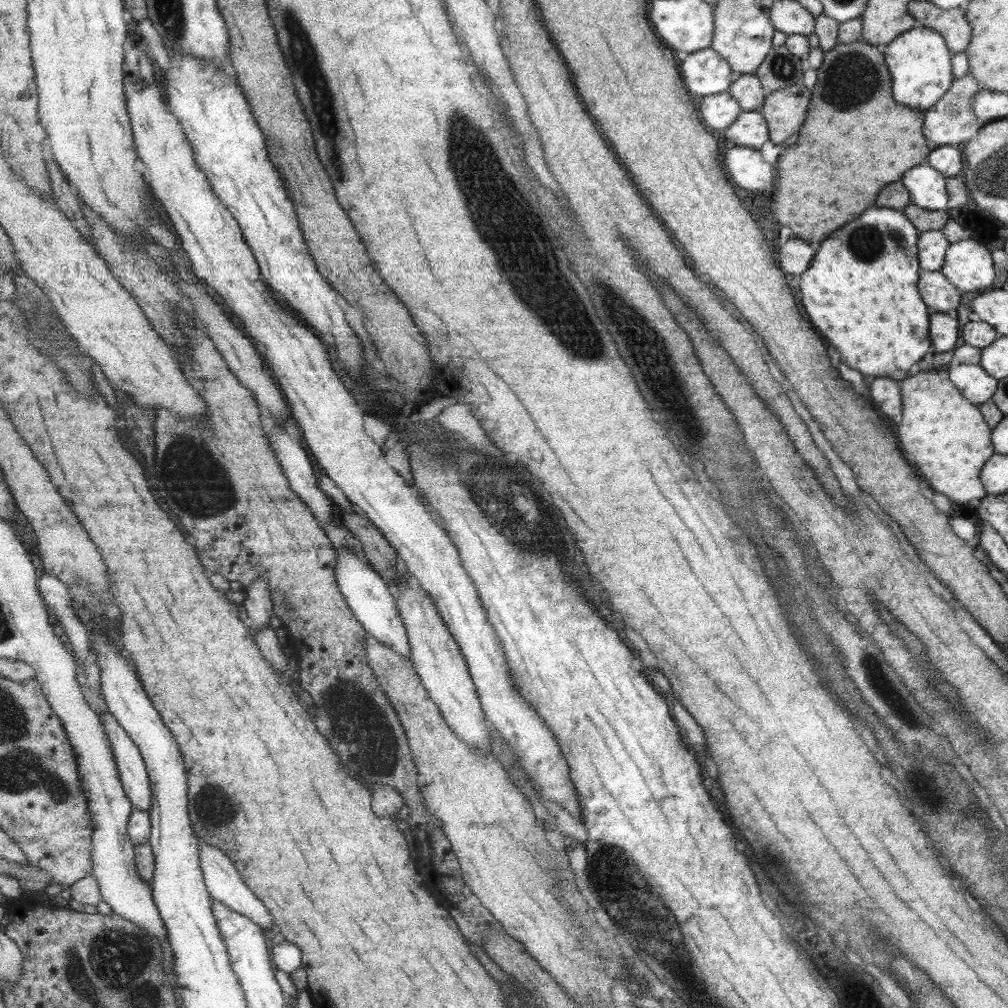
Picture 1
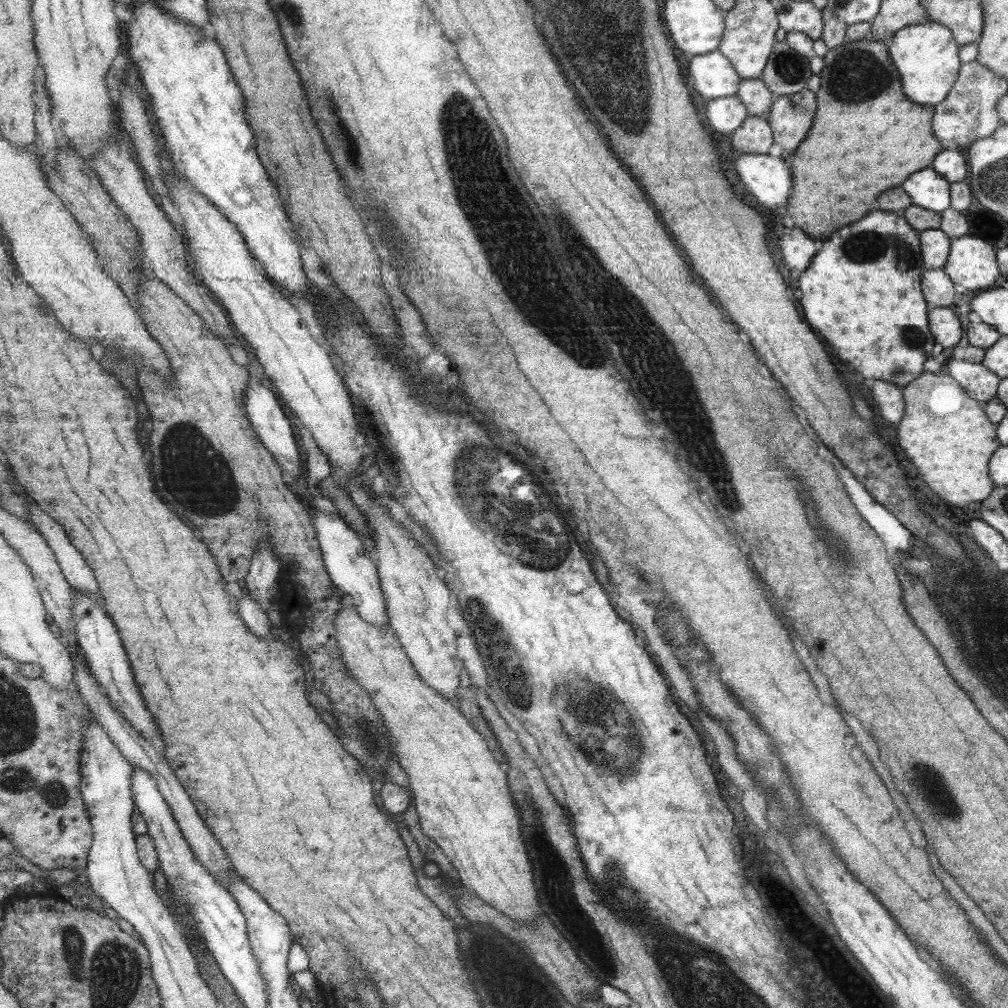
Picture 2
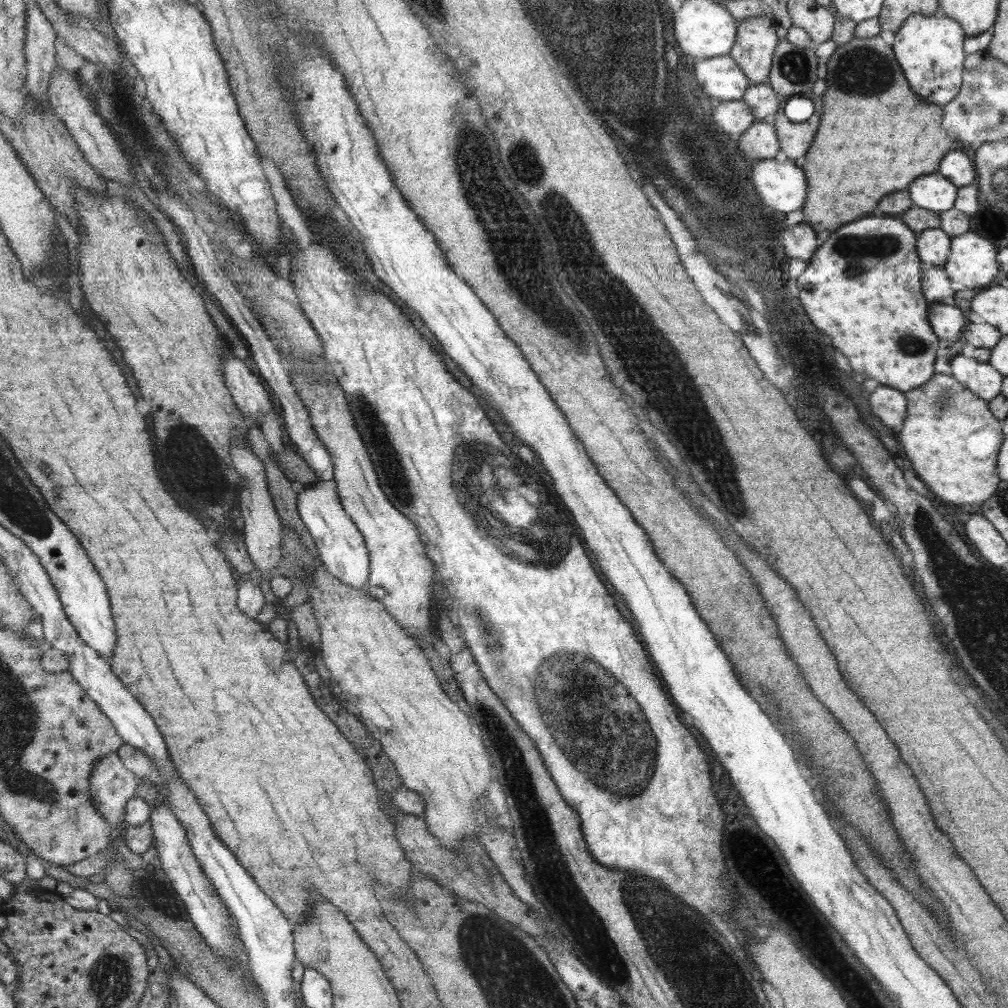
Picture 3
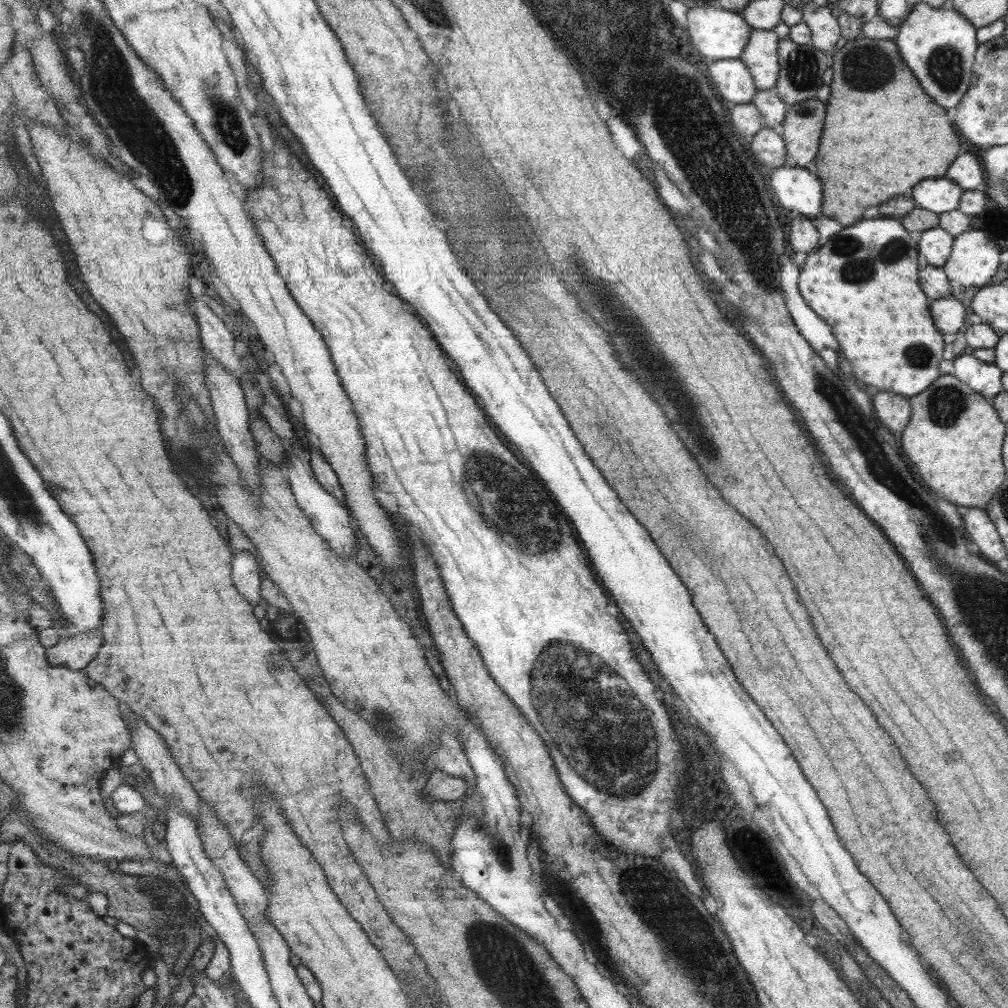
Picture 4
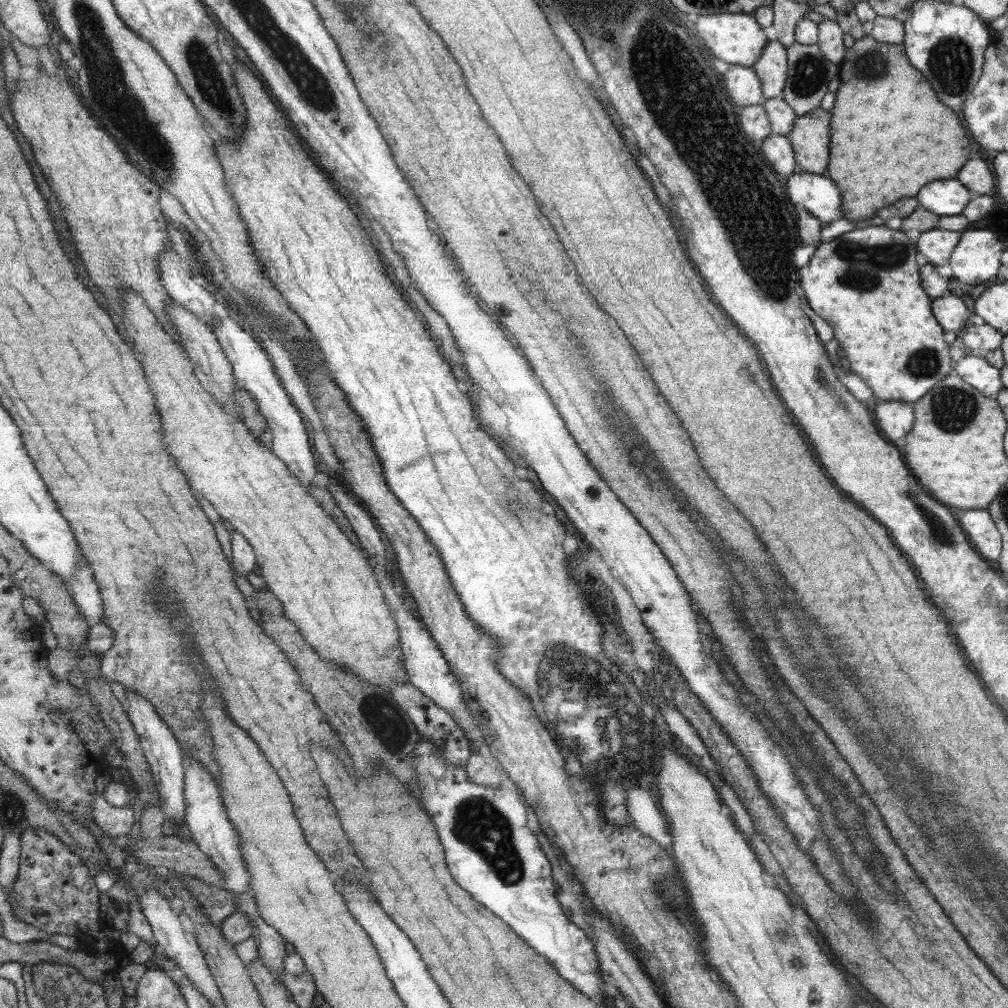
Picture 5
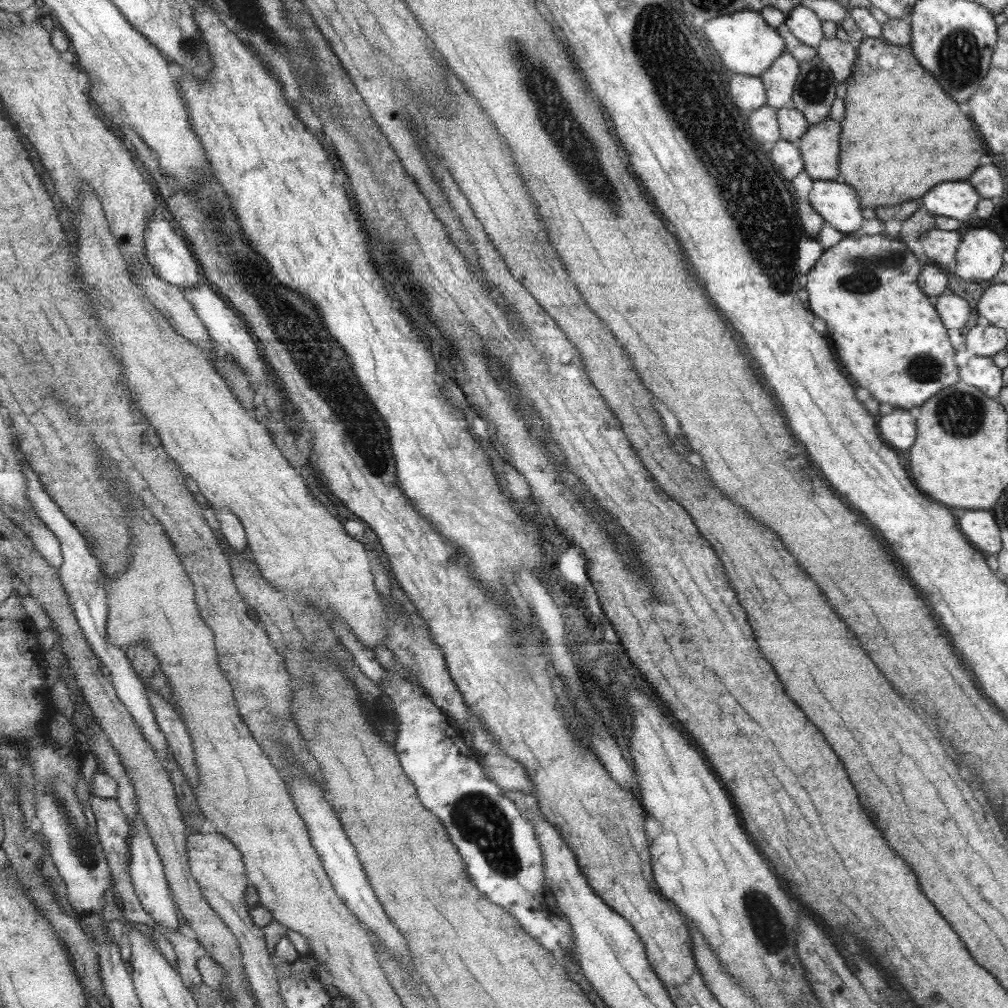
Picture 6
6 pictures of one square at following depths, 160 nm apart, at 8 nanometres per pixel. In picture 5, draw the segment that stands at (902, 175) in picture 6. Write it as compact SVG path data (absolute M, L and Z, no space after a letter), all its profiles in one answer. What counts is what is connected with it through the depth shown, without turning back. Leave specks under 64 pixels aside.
M865 34L860 39L856 39L853 45L845 48L845 55L843 55L842 63L838 66L839 69L839 87L835 95L835 102L833 102L833 109L830 110L830 145L829 145L829 160L831 160L831 168L827 168L827 176L831 176L831 180L835 180L835 184L839 184L839 188L843 188L843 212L842 218L867 218L871 216L875 210L883 208L885 204L895 202L897 198L907 198L907 196L915 196L917 190L931 180L943 180L943 178L955 178L957 170L963 166L963 162L967 160L969 154L969 138L965 136L965 128L961 126L959 118L945 108L937 98L935 92L929 88L929 84L925 82L925 78L915 70L906 56L903 45L885 44L882 41L874 41L869 34Z

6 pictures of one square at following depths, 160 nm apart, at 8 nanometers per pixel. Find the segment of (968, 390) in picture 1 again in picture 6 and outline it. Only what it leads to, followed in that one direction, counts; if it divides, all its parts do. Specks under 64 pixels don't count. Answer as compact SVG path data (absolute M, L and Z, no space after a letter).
M971 357L959 369L959 376L964 383L978 388L994 400L1003 387L1002 369L989 357Z

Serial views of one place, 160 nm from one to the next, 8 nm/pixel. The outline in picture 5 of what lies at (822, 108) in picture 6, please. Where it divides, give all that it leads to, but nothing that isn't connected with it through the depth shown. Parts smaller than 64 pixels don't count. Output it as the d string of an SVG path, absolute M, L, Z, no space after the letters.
M793 41L786 46L786 60L788 65L786 88L781 94L782 100L793 110L795 116L802 117L809 111L820 107L820 102L831 78L839 76L836 64L829 62L821 54L816 44L802 45Z

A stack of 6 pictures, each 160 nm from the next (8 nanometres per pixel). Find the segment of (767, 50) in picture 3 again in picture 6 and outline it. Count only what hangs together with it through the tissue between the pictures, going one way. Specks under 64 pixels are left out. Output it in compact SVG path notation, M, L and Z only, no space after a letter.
M786 50L759 77L765 86L766 106L779 110L791 104L799 76L798 62Z

